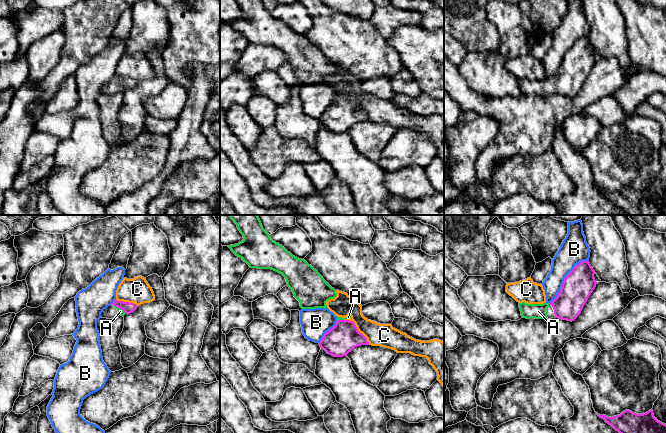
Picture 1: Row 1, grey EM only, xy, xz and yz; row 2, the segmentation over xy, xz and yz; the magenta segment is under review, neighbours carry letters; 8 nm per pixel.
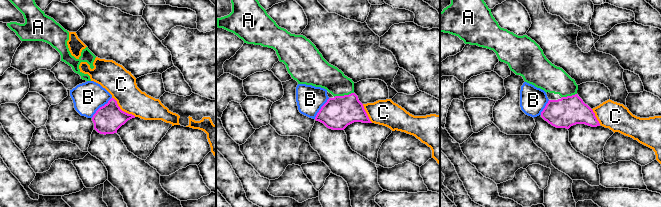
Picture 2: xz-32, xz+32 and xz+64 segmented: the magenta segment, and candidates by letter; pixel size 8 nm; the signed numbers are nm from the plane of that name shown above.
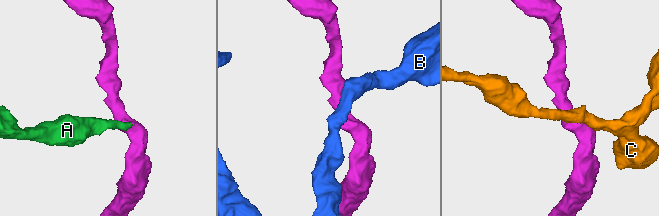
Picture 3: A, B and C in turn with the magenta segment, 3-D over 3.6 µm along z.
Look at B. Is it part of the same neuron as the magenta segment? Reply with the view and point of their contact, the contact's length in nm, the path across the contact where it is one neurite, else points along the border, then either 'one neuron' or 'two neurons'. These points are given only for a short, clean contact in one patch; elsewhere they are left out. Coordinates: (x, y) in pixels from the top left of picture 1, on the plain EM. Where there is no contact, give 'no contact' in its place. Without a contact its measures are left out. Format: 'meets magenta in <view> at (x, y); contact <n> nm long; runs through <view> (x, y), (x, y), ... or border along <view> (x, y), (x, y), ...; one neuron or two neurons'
meets magenta in yz at (565, 54); contact 480 nm long; two neurons

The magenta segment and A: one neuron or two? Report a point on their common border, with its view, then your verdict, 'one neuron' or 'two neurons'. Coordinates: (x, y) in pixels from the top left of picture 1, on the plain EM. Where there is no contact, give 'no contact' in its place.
xy (120, 84) | one neuron

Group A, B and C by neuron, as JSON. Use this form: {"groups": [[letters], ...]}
{"groups": [["A"], ["B"], ["C"]]}

